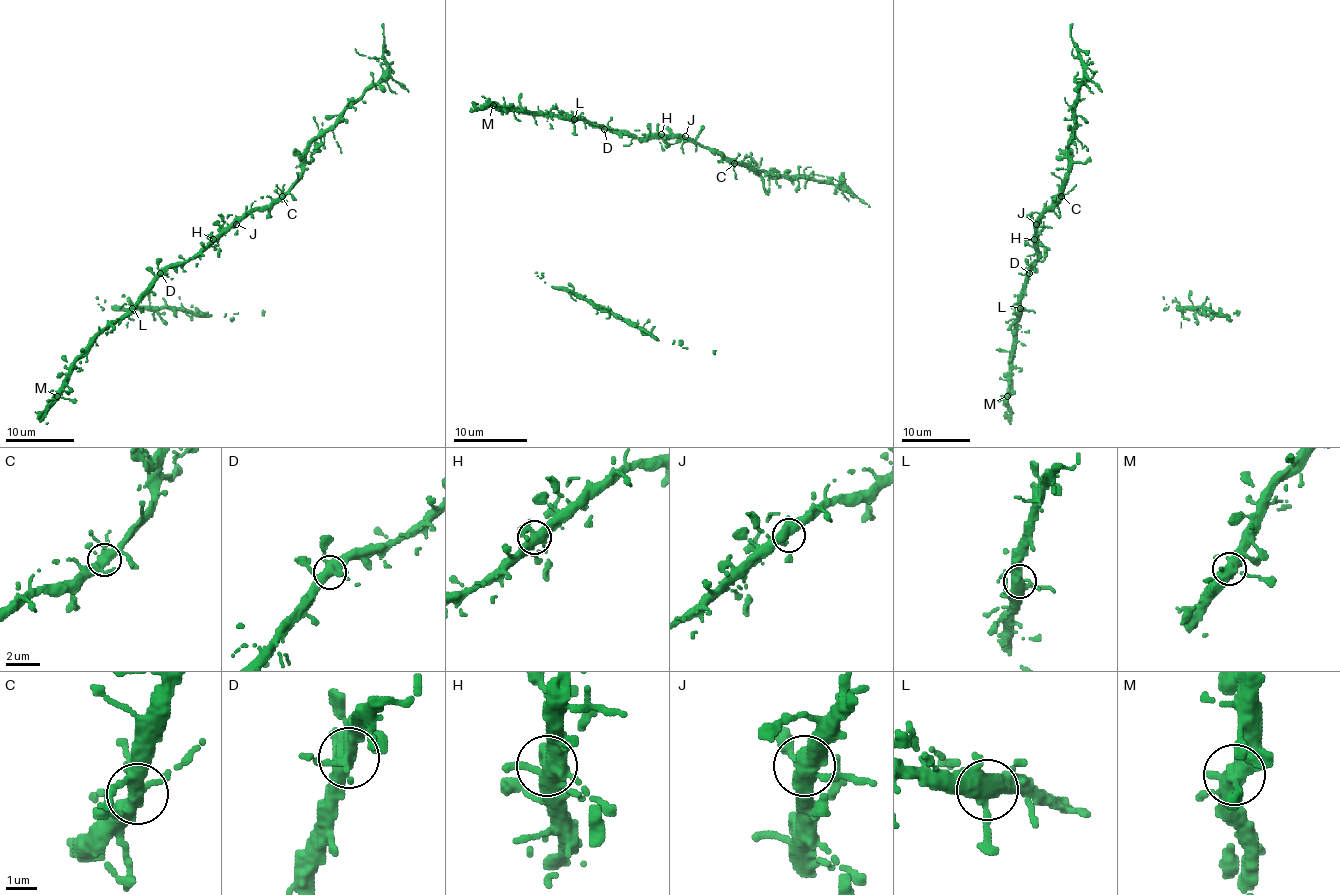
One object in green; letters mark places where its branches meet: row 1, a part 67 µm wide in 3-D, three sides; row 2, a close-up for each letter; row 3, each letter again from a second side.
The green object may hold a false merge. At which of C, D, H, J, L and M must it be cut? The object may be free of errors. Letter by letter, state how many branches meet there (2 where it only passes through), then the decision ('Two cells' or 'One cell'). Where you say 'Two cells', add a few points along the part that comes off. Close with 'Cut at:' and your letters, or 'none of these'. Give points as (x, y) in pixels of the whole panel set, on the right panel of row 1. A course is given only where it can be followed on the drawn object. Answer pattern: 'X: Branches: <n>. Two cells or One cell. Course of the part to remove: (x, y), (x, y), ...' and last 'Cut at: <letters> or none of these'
C: Branches: 7. One cell
D: Branches: 5. One cell
H: Branches: 6. One cell
J: Branches: 5. One cell
L: Branches: 5. One cell
M: Branches: 5. One cell
Cut at: none of these

